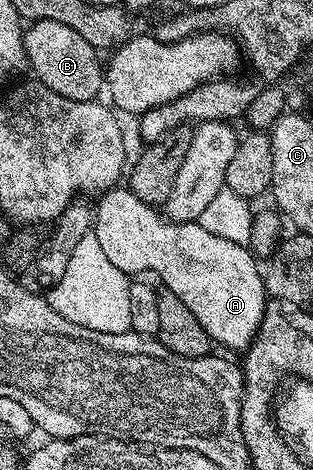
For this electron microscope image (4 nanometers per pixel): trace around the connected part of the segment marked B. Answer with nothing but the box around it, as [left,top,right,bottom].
[22,20,104,101]

